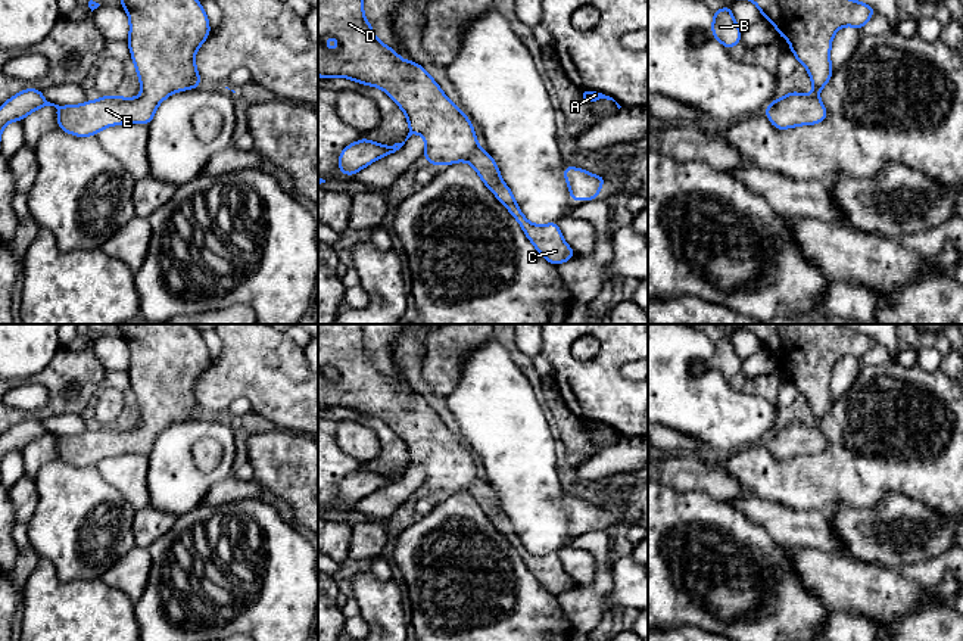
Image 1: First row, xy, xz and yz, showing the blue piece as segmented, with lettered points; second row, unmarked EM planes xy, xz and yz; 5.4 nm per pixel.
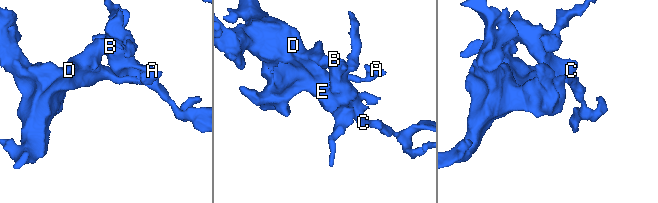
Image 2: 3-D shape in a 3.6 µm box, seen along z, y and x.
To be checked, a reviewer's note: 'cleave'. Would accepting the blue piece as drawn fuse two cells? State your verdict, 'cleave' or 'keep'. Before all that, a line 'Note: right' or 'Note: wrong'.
Note: wrong
keep

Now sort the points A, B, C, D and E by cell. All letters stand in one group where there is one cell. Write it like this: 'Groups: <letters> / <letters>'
Groups: A B C D E

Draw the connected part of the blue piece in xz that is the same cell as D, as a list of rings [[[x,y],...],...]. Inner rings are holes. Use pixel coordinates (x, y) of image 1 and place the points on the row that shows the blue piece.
[[[318,0],[318,77],[345,77],[378,87],[408,119],[409,133],[402,143],[384,146],[361,139],[346,146],[337,161],[343,175],[353,175],[375,159],[395,153],[412,134],[420,133],[426,140],[423,156],[428,165],[470,162],[548,262],[558,267],[576,256],[557,221],[536,225],[523,215],[496,162],[479,147],[473,121],[445,96],[420,63],[401,59],[375,37],[364,16],[362,0]],[[327,35],[339,41],[337,52],[324,44]]]

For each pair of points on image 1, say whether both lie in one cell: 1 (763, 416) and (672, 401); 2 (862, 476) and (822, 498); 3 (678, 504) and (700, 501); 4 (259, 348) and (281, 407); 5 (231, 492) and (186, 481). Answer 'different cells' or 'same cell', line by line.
1: same cell
2: same cell
3: same cell
4: same cell
5: different cells

